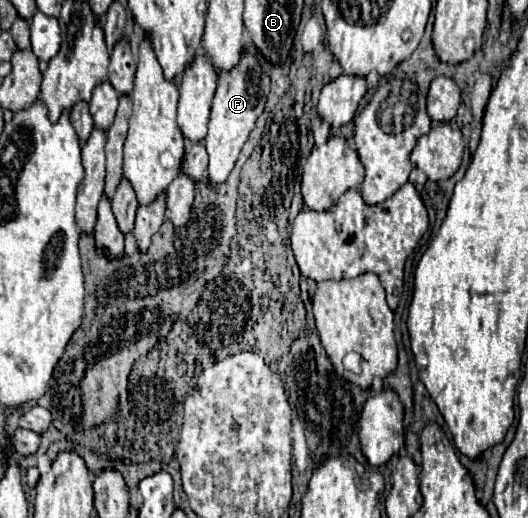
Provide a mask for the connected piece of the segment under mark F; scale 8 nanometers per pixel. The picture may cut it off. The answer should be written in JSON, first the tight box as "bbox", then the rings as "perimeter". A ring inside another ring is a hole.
{"bbox":[206,53,270,187],"perimeter":[[[244,53],[240,63],[220,75],[218,79],[218,89],[212,101],[212,115],[210,115],[210,123],[208,123],[208,135],[206,135],[206,151],[208,151],[208,183],[212,187],[222,185],[230,171],[234,169],[234,163],[244,147],[244,143],[248,141],[250,131],[254,129],[256,119],[262,115],[264,111],[264,103],[266,103],[266,95],[270,91],[270,81],[266,77],[266,73],[262,71],[262,61],[256,55]]]}

